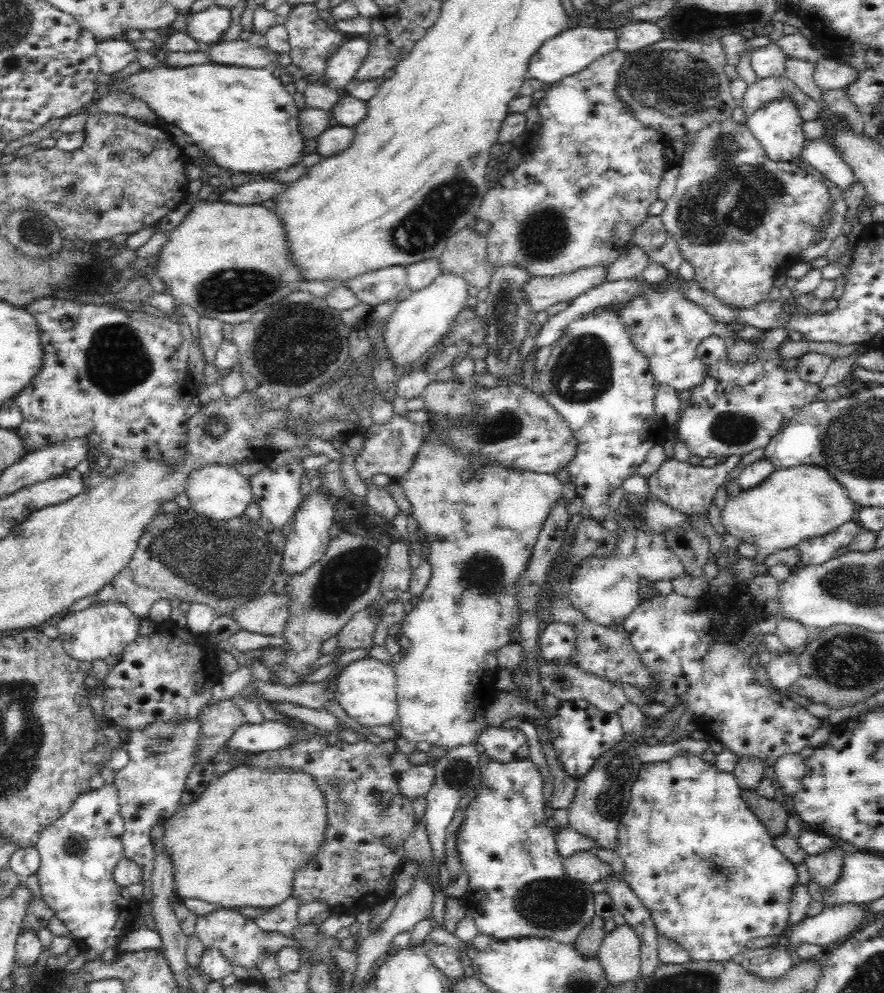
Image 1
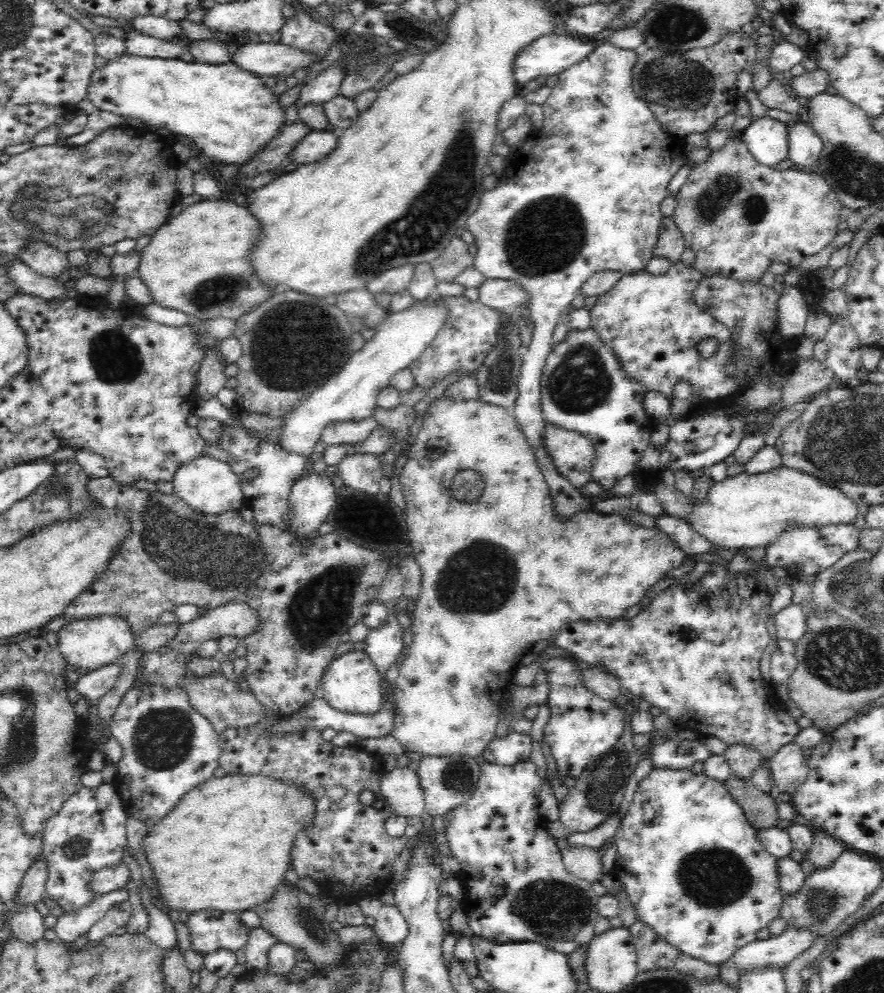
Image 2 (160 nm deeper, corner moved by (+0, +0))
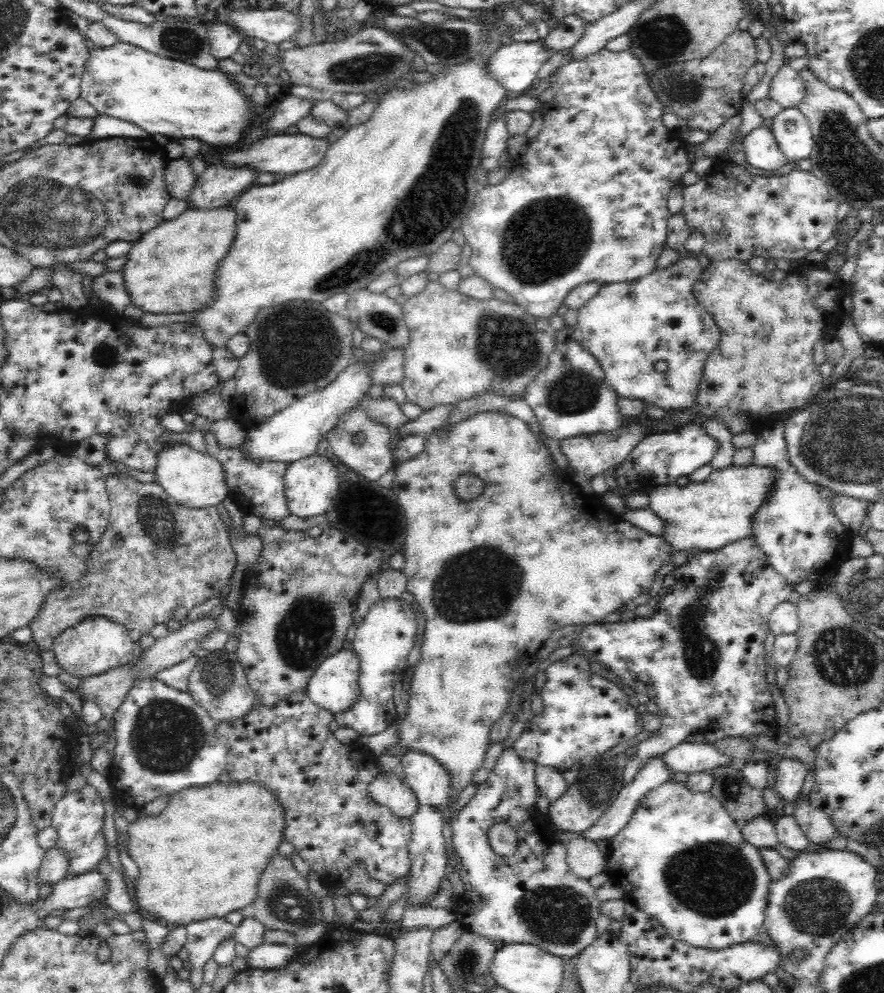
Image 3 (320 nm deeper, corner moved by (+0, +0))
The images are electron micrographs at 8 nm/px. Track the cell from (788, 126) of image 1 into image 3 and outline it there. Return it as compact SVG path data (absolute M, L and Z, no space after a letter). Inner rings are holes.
M765 124L753 129L744 140L746 164L762 171L777 171L788 163Z

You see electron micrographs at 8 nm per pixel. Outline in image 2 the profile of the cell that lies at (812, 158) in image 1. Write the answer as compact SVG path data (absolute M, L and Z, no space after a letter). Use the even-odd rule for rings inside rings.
M792 118L784 122L789 133L787 157L798 168L820 163L822 144L814 129L805 119Z

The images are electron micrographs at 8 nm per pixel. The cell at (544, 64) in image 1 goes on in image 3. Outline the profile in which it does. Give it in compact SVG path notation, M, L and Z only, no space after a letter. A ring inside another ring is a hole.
M514 41L502 44L488 62L492 73L509 95L529 92L537 82L537 72L553 55L542 41Z

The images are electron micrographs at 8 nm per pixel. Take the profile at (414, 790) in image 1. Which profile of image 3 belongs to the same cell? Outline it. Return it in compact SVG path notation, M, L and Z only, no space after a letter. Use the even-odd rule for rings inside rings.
M398 771L378 773L370 781L369 795L374 802L390 808L400 820L408 820L419 806L416 793Z

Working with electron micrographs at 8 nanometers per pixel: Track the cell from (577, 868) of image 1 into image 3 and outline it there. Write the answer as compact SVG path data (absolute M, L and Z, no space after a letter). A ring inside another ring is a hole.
M582 837L570 839L566 850L569 869L578 878L589 879L606 872L605 846Z

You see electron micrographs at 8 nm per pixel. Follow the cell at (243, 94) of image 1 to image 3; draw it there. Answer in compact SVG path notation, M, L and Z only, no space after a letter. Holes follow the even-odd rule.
M116 41L116 44L112 44L112 46L94 46L94 48L90 49L89 59L85 62L85 70L82 72L79 89L79 96L94 106L97 116L106 115L121 121L136 124L136 126L144 129L149 136L161 135L173 139L198 138L198 140L206 142L206 146L216 146L216 150L222 148L222 146L232 146L232 144L236 144L238 140L242 140L244 132L254 124L254 114L256 114L256 112L250 112L250 110L246 108L246 98L240 94L240 88L238 88L232 80L224 78L224 74L222 74L221 70L202 70L194 65L189 65L179 60L172 60L171 58L164 58L163 56L152 54L147 50L142 50L139 46L120 41Z

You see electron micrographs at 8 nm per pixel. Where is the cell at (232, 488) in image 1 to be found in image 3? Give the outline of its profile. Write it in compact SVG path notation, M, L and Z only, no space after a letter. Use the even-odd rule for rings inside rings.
M178 444L166 448L158 455L154 482L158 483L177 503L188 508L215 507L228 495L222 467L220 461L207 452L196 451L187 444Z

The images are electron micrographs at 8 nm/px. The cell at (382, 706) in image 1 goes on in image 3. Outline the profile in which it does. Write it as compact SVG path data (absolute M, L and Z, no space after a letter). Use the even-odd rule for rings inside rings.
M340 650L314 669L304 692L320 708L333 714L345 711L360 695L358 670L359 659L353 650Z

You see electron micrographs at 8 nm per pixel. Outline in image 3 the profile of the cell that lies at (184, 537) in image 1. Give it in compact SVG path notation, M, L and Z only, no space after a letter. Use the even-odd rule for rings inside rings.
M115 472L105 476L105 485L111 513L102 540L92 548L87 571L71 585L52 591L45 596L38 615L27 628L32 631L30 644L44 653L51 651L54 640L68 628L79 624L88 616L102 616L127 629L130 637L138 641L149 634L156 624L170 620L184 622L194 606L200 606L210 596L227 588L236 566L236 555L216 507L188 508L177 503L158 483L140 482L130 475Z

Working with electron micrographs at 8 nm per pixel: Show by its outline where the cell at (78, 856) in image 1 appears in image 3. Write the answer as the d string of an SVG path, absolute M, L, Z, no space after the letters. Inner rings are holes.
M84 785L81 789L63 795L54 807L51 826L58 832L57 848L61 848L68 860L67 877L81 875L82 872L94 871L101 858L105 855L105 836L102 831L104 824L104 806L98 791L91 785Z

